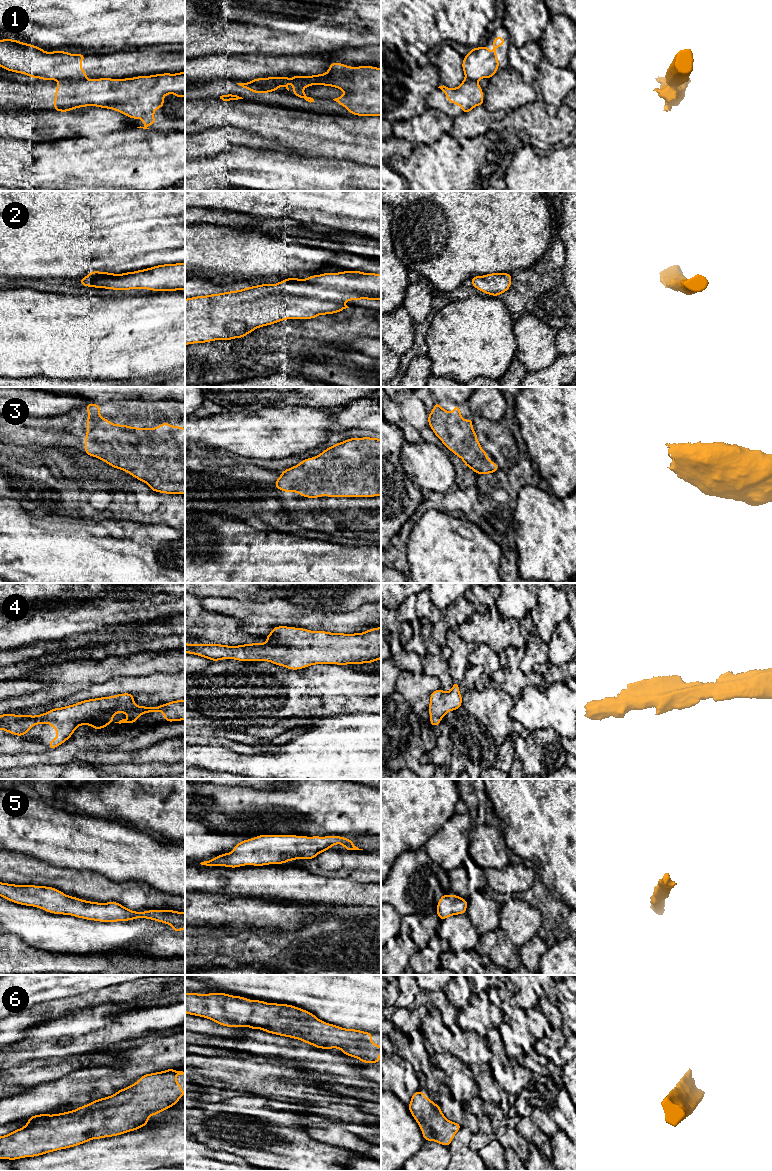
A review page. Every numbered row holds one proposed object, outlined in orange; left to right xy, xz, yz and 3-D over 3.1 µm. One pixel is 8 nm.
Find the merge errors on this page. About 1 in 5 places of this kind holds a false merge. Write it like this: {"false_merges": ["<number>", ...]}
{"false_merges": ["1"]}

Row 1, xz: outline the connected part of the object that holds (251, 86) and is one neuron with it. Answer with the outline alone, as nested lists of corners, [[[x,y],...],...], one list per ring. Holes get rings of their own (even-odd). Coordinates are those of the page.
[[[251,81],[248,83],[237,83],[237,84],[251,92],[259,94],[277,91],[278,88],[280,87],[280,85],[278,85],[277,83],[258,84]]]

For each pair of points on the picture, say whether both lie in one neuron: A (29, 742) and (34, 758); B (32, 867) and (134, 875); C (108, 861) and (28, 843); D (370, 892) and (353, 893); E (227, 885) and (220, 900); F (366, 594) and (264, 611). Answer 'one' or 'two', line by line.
A: two
B: two
C: one
D: one
E: two
F: two

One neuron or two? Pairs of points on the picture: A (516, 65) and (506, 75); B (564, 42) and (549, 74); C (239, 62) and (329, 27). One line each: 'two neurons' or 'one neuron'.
A: two neurons
B: two neurons
C: two neurons

